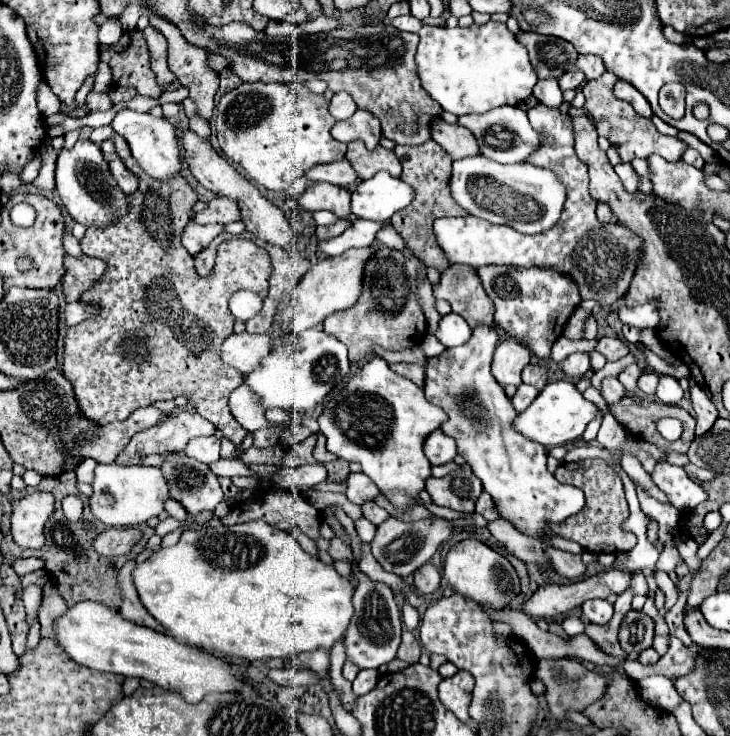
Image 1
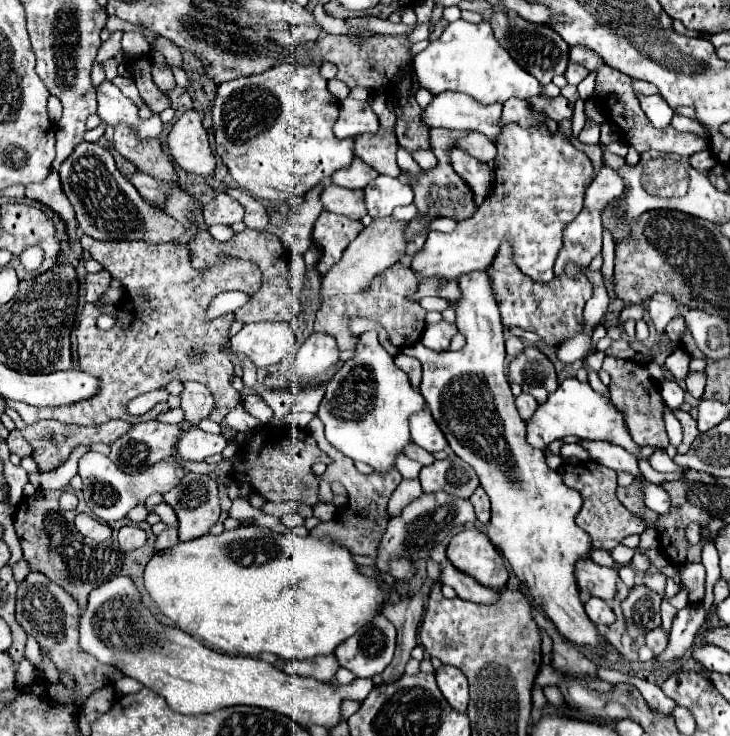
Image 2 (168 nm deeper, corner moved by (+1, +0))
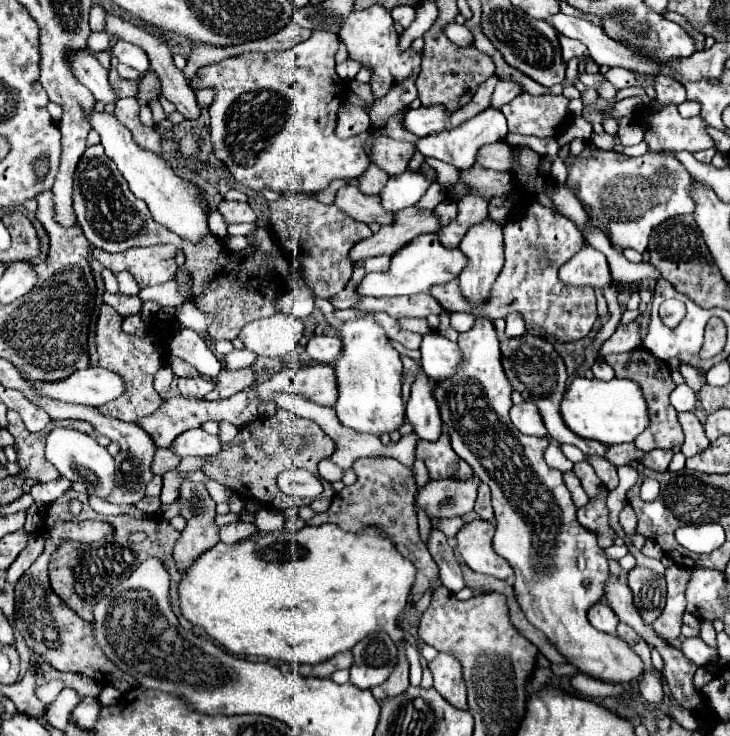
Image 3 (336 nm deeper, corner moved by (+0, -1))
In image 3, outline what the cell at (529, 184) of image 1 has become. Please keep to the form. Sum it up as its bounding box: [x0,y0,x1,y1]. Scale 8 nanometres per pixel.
[416,109,508,171]

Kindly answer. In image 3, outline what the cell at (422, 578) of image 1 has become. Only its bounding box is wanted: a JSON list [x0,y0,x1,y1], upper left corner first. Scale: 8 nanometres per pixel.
[371,641,408,700]

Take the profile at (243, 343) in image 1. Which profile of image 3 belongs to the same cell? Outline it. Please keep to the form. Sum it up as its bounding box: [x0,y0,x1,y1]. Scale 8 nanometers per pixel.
[238,315,304,359]

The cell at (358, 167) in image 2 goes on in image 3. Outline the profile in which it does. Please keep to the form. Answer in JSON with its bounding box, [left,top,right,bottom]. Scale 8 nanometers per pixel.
[358,165,388,195]

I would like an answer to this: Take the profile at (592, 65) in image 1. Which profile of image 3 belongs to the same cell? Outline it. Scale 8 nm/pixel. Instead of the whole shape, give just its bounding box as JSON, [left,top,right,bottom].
[560,35,586,61]

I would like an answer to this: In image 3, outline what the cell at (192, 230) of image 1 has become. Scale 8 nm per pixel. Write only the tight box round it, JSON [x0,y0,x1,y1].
[74,145,180,253]

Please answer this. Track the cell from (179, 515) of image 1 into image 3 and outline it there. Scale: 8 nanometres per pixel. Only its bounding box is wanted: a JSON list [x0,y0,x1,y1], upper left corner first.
[135,497,161,514]

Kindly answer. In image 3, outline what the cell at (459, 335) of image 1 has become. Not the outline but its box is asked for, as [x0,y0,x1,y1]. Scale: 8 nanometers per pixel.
[420,331,462,381]

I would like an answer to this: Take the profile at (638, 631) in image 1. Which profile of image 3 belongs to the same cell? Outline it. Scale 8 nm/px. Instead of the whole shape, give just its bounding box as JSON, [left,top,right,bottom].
[628,567,666,625]

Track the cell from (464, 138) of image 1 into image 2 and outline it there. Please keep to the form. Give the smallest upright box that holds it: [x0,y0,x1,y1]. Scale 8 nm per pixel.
[455,132,497,162]

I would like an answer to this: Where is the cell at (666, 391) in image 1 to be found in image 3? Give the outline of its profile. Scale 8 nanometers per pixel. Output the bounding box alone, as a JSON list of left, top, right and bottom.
[670,383,696,411]

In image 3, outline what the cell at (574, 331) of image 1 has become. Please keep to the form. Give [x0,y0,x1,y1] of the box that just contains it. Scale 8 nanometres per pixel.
[560,245,612,289]

